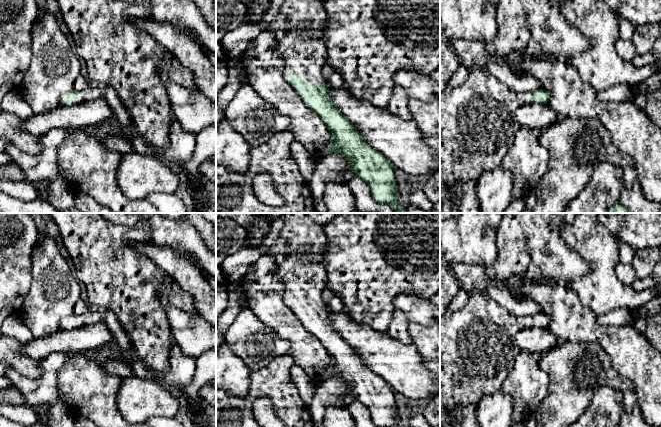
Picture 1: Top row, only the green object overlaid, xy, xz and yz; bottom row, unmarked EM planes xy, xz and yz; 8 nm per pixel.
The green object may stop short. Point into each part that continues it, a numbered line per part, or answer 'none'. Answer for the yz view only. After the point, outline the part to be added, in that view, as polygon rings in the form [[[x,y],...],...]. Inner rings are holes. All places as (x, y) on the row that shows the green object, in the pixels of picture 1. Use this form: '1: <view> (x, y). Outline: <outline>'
1: yz (477, 118). Outline: [[[471,70],[463,84],[455,88],[446,88],[440,95],[440,185],[478,179],[484,172],[499,167],[520,129],[515,112],[529,103],[532,103],[529,92],[510,89],[486,70]]]

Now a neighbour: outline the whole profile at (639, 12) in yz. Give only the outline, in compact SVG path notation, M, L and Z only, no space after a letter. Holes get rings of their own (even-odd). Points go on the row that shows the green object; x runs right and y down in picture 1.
M604 0L604 2L634 26L661 22L661 0Z

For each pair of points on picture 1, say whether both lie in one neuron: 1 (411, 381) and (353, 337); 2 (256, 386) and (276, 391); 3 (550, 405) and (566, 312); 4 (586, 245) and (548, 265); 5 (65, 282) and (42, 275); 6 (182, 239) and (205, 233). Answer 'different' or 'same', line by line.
1: same
2: same
3: different
4: different
5: same
6: different

